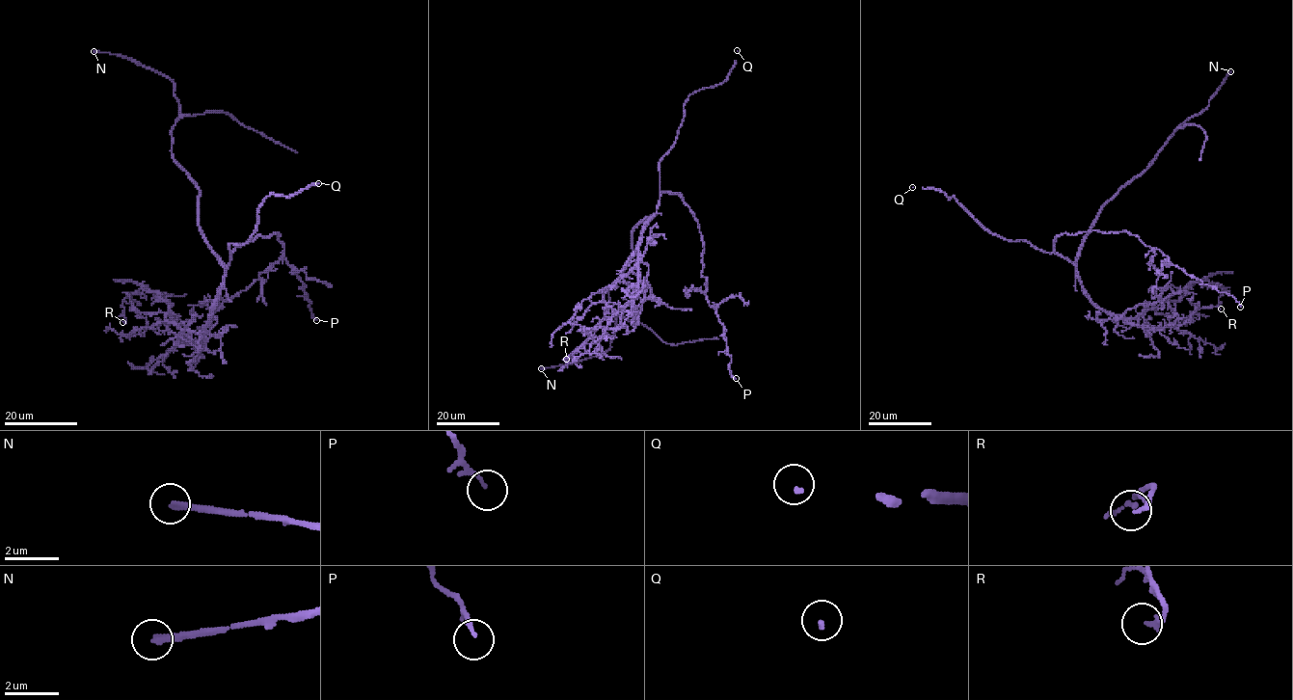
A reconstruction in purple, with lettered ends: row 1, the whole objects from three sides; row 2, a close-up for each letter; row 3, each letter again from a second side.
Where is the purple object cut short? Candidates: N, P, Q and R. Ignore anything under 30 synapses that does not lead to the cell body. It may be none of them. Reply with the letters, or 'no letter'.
N

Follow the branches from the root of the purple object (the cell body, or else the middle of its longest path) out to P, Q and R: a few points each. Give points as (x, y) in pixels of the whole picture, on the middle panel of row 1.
P: (646, 218), (657, 211), (660, 192), (674, 192), (696, 221), (706, 299), (723, 327), (728, 368), (736, 378)
Q: (646, 218), (657, 211), (659, 162), (675, 141), (686, 100), (698, 91), (720, 84), (734, 66), (737, 50)
R: (646, 218), (655, 215), (641, 233), (636, 263), (605, 294), (606, 311), (594, 336), (568, 363), (566, 359)

